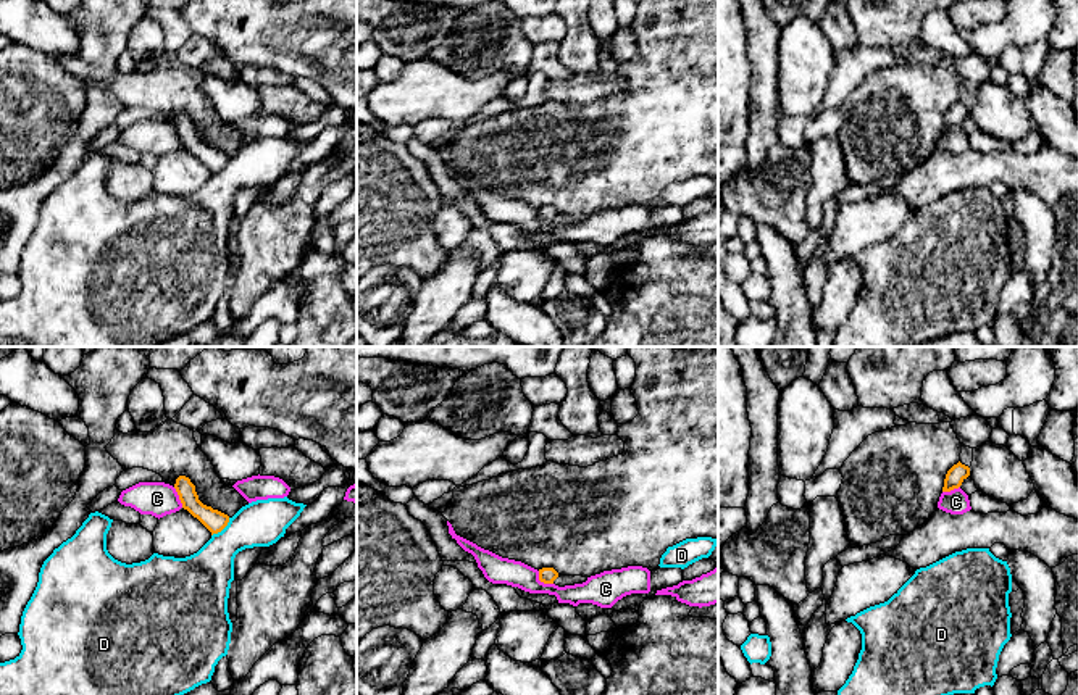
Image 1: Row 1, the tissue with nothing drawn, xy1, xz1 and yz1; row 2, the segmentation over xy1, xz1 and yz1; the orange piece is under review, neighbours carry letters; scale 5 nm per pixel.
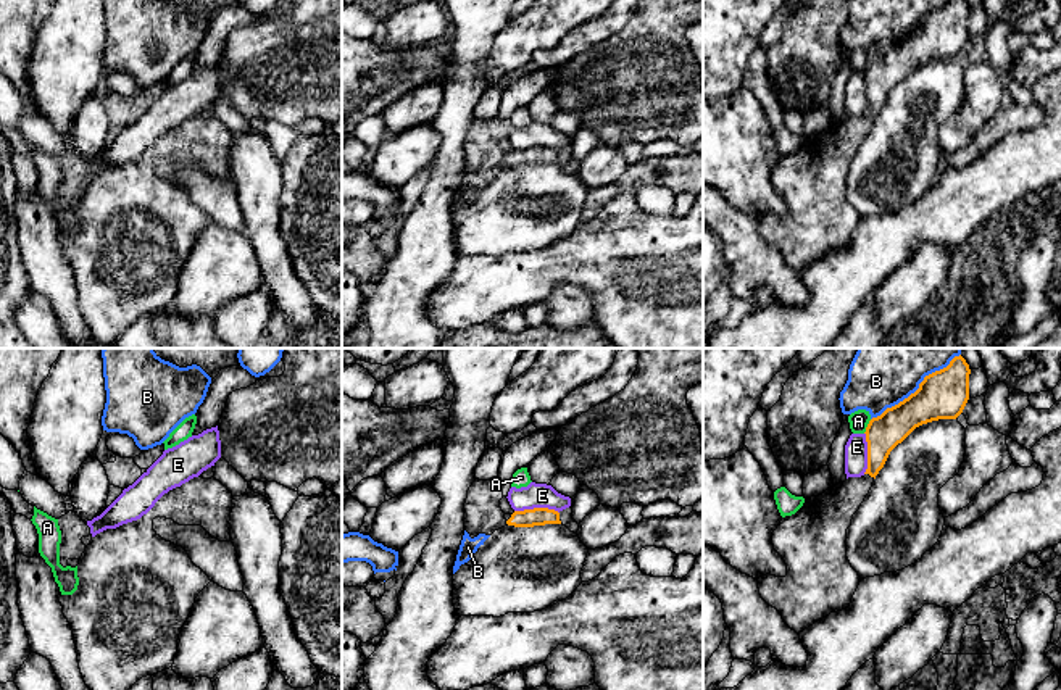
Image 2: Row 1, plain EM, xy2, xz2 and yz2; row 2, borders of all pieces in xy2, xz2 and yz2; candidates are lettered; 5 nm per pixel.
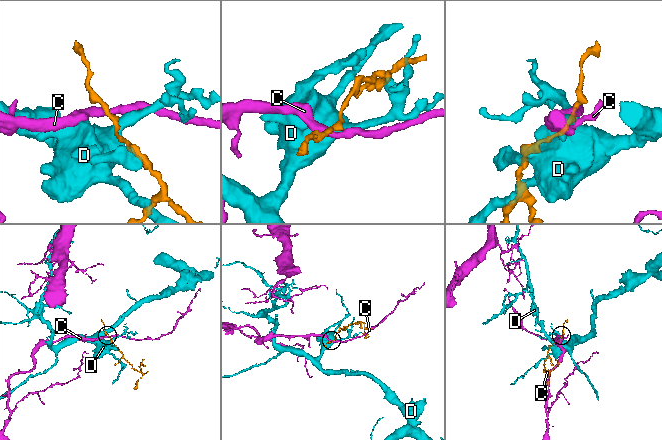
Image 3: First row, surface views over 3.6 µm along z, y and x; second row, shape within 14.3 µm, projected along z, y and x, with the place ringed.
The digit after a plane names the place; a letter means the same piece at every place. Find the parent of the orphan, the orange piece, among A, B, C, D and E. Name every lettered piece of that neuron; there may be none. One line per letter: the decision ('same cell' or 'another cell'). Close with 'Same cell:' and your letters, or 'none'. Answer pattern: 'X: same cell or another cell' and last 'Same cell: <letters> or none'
A: another cell
B: another cell
C: another cell
D: another cell
E: another cell
Same cell: none

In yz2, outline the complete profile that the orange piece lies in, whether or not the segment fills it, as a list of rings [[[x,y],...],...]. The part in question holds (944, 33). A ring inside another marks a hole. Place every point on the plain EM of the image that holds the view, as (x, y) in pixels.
[[[950,0],[947,6],[926,15],[914,32],[869,60],[864,71],[868,108],[861,116],[848,116],[819,135],[805,137],[803,145],[795,153],[782,156],[772,171],[772,184],[787,203],[787,214],[766,213],[756,219],[761,237],[782,253],[784,261],[792,269],[800,272],[830,251],[850,245],[861,221],[847,197],[847,168],[851,164],[853,153],[859,148],[876,114],[898,82],[922,63],[956,58],[963,52],[969,39],[969,13],[971,8],[966,0]]]

